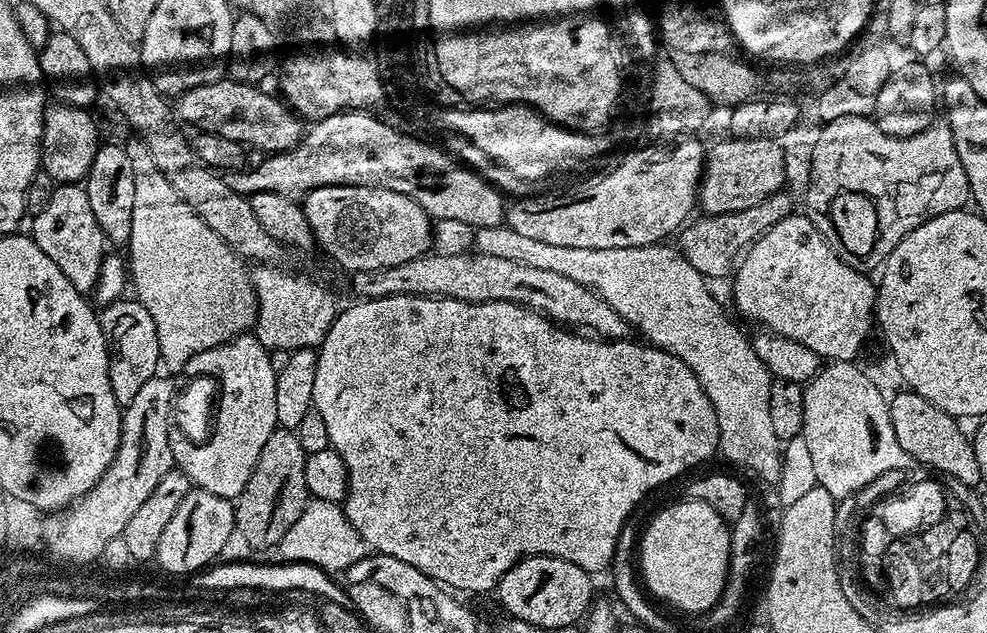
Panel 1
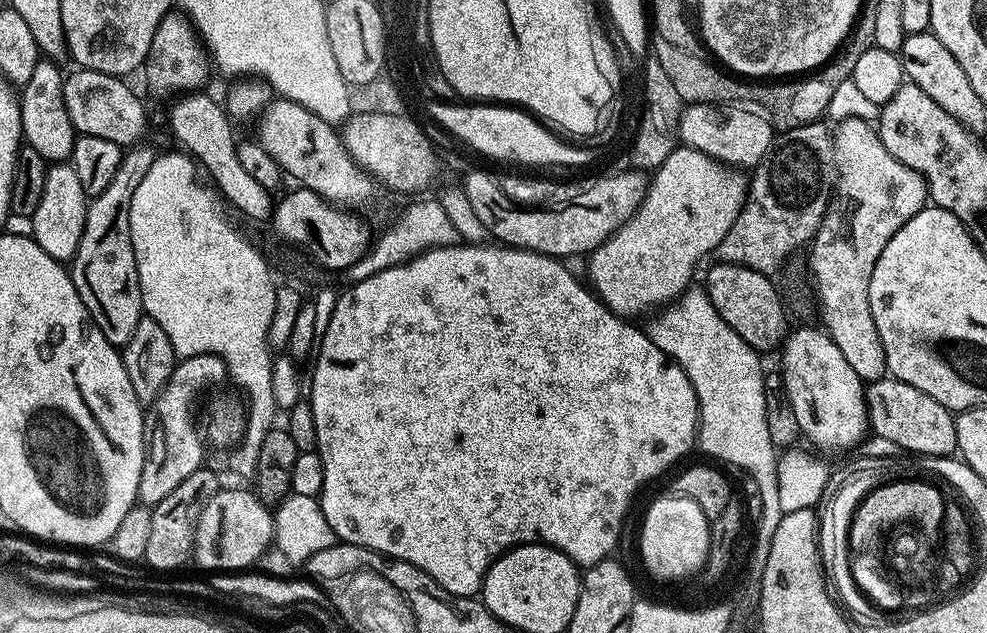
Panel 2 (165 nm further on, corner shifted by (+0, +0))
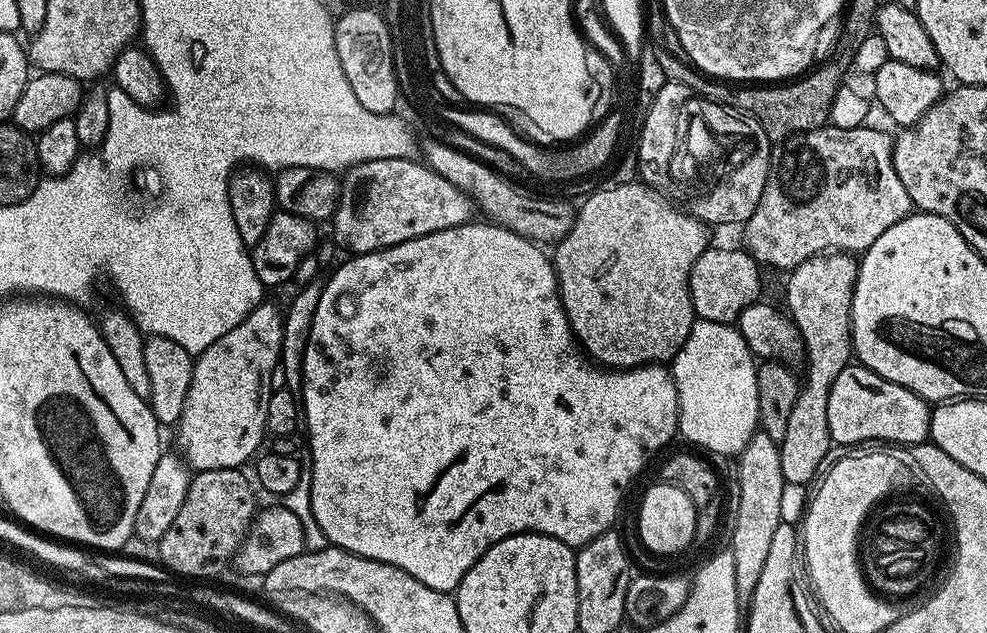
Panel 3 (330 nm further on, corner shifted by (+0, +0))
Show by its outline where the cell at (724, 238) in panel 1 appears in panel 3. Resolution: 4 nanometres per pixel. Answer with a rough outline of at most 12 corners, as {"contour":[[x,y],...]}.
{"contour":[[795,132],[743,247],[791,270],[863,254],[914,205],[893,137]]}

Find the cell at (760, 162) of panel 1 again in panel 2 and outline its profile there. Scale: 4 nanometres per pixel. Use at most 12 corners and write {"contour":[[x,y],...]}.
{"contour":[[676,146],[587,257],[636,318],[671,305],[744,208],[746,180]]}

